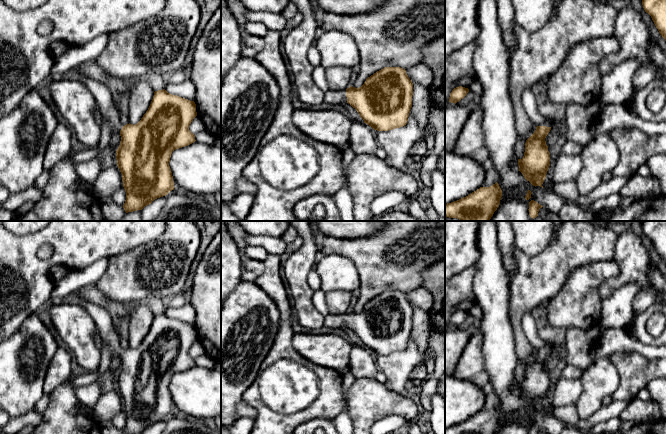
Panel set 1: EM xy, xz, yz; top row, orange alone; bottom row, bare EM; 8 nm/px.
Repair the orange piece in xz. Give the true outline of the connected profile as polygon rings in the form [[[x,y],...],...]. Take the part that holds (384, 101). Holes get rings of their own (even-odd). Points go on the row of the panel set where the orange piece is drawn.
[[[385,67],[366,79],[364,84],[346,90],[324,92],[324,102],[330,105],[348,103],[359,113],[364,123],[377,131],[389,131],[407,124],[412,107],[413,83],[401,67]]]

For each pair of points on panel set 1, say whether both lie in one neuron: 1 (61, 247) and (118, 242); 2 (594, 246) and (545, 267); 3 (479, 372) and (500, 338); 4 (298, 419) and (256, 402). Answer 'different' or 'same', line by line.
1: same
2: same
3: different
4: same

